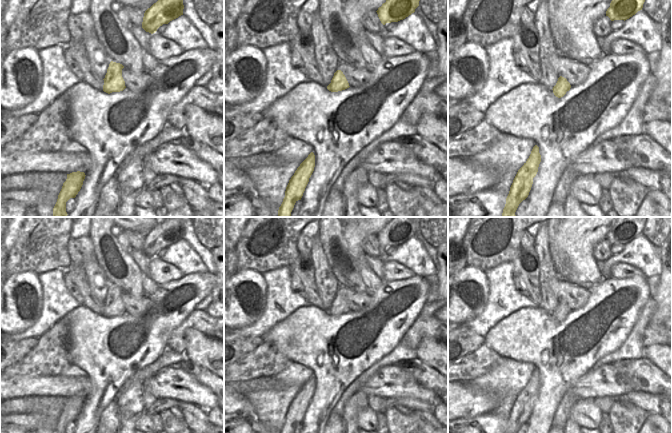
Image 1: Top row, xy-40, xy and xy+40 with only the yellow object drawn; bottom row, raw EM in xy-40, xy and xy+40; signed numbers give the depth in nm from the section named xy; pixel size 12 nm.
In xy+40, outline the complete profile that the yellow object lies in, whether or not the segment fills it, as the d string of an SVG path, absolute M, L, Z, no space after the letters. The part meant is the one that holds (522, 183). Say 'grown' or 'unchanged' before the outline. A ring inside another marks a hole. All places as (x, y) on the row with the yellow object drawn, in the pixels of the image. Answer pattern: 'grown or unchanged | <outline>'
unchanged | M535 145L524 165L518 170L503 209L502 217L516 217L515 212L519 204L525 200L531 190L533 178L538 172L541 162L539 147Z

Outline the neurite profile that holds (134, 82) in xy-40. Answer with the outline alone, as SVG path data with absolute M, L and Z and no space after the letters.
M126 68L122 69L122 77L125 81L126 89L132 92L138 92L143 89L151 79L150 71L143 70L136 74Z

